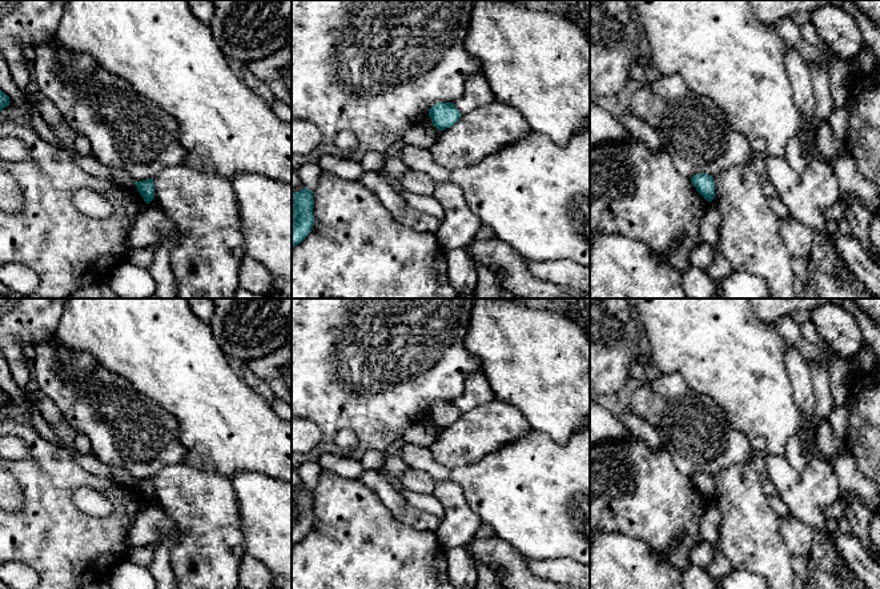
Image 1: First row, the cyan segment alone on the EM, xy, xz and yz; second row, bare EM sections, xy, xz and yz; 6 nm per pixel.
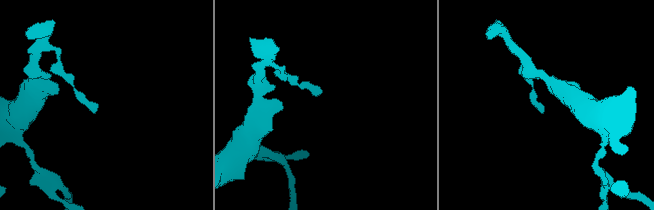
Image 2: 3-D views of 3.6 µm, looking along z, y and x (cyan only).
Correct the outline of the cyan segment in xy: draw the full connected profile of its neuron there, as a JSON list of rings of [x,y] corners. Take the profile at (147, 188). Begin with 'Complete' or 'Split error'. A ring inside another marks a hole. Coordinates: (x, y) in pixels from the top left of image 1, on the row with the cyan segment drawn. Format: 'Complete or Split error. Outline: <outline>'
Complete. Outline: [[[153,179],[136,181],[134,183],[144,201],[149,204],[154,199],[154,184]]]

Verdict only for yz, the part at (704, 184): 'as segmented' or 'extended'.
as segmented

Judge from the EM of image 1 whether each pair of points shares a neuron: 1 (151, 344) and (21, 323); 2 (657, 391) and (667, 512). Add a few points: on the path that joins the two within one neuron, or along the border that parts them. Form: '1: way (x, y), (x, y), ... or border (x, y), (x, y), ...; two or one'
1: border (61, 312), (53, 335); two
2: border (663, 445), (671, 463), (680, 473); two

